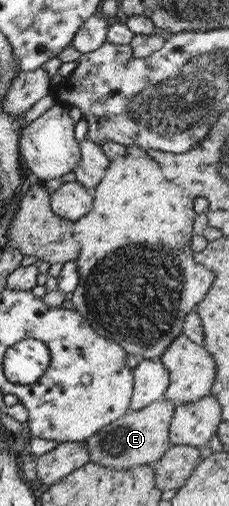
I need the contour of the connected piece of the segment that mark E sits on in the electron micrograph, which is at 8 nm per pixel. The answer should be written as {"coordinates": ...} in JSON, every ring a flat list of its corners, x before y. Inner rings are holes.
{"coordinates":[[165,398,157,399,140,410,123,413,117,420,94,432,85,440,89,461,119,470,159,460,172,445,168,439,168,428,175,407,171,403]]}

